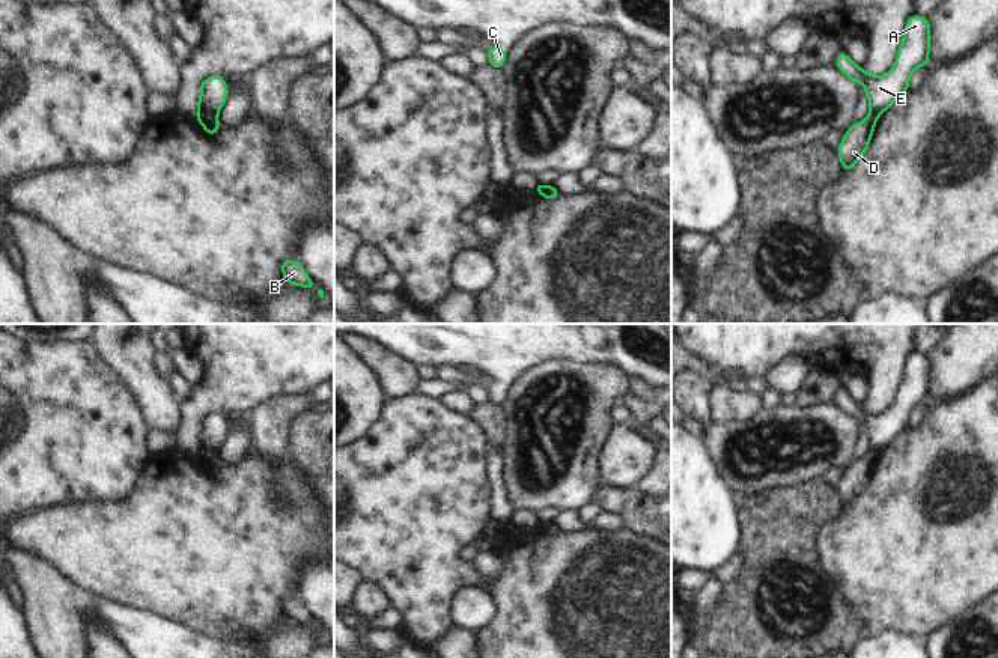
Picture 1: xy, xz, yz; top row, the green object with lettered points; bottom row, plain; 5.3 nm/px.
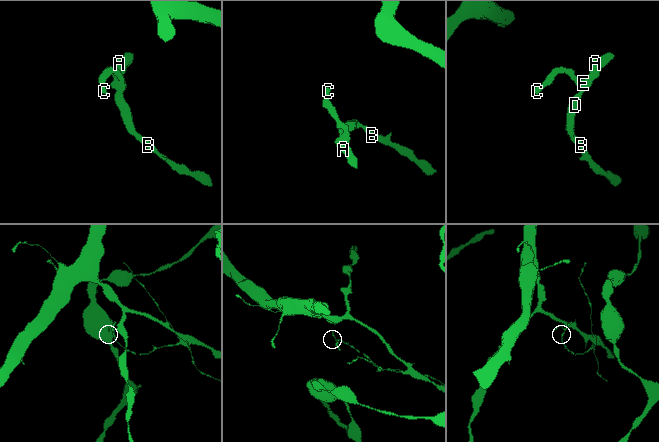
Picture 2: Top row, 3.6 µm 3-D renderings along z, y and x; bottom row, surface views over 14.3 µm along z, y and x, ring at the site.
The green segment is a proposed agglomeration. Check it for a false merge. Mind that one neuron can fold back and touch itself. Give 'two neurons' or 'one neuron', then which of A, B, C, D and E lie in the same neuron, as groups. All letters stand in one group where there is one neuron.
two neurons | A C E / B D

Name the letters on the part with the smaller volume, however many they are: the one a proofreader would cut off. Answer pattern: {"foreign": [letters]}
{"foreign": ["A", "C", "E"]}

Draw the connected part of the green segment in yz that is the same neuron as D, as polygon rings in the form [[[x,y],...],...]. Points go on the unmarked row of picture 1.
[[[870,449],[864,458],[853,461],[837,486],[843,510],[850,507],[866,491],[879,452]]]

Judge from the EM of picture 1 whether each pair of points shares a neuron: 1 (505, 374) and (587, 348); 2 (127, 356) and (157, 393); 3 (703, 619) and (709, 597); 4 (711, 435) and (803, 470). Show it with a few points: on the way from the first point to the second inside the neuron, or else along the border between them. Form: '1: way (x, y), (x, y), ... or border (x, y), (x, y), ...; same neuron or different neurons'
1: way (526, 353), (532, 347), (566, 347); same neuron
2: way (133, 365), (148, 384); same neuron
3: way (703, 613), (705, 603); same neuron
4: way (724, 463), (741, 479), (775, 472); same neuron

